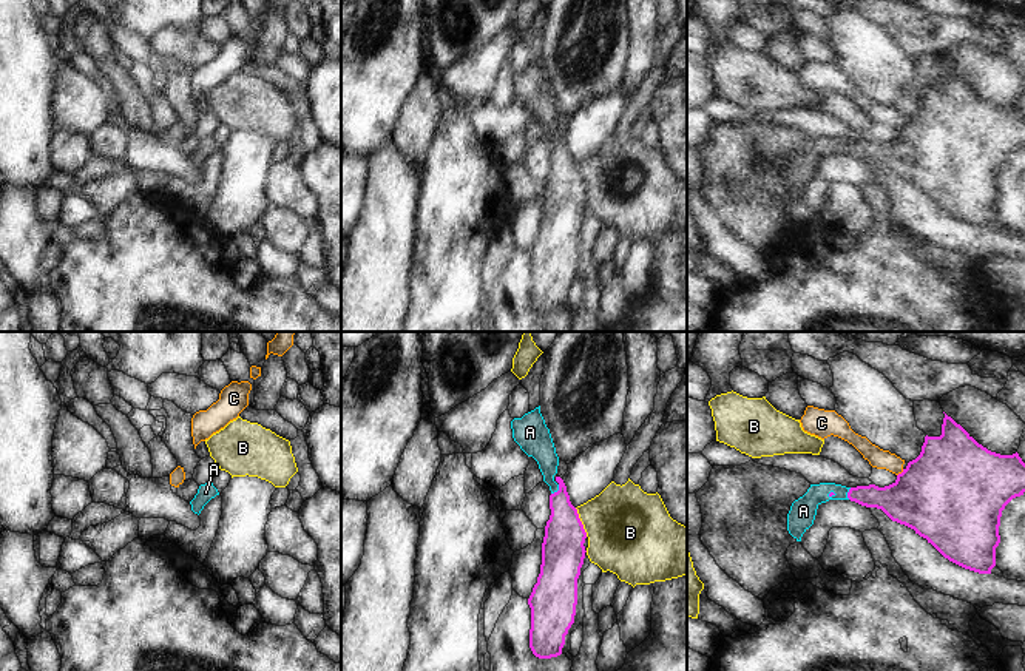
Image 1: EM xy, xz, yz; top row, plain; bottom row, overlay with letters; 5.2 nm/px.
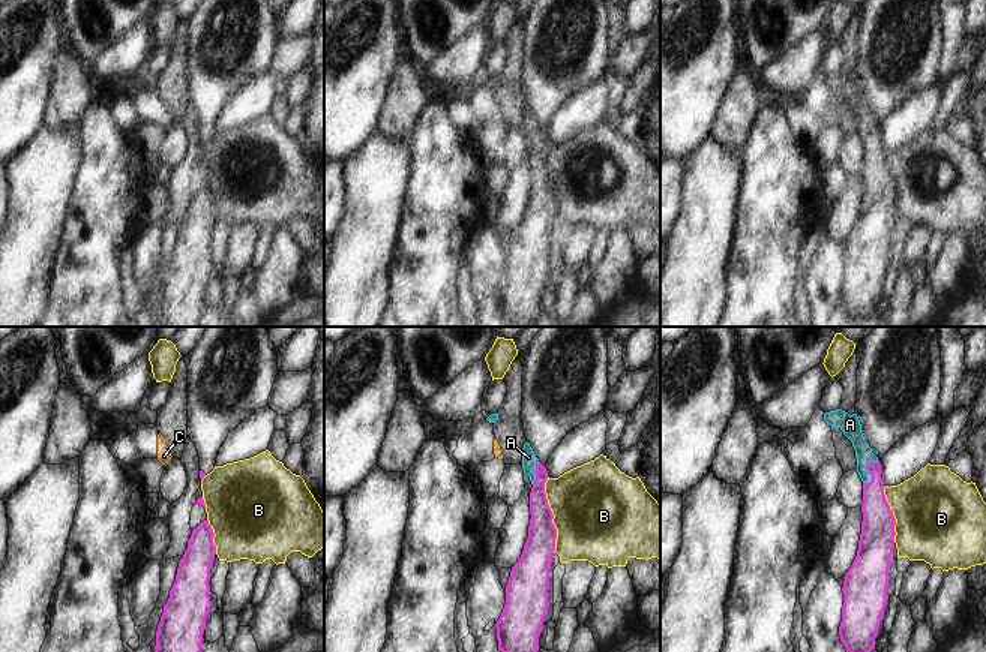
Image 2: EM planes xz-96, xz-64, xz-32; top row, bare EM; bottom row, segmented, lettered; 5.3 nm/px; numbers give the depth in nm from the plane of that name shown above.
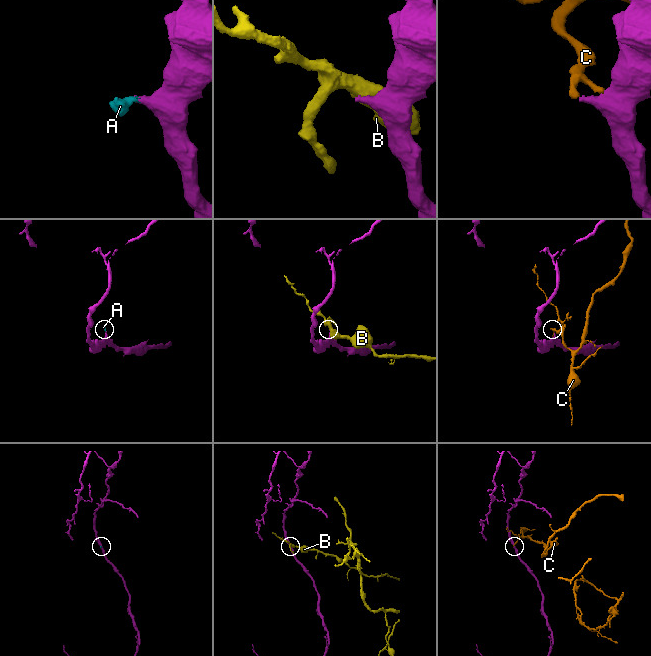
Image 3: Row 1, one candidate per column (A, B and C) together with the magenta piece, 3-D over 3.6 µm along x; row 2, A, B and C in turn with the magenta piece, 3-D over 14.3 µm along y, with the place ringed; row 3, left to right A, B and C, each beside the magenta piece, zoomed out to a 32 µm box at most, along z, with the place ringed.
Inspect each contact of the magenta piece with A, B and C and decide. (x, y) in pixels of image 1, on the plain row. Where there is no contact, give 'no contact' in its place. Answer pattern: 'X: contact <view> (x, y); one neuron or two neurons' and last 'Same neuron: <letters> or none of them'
A: contact xz (558, 145); one neuron
B: contact xz (581, 176); two neurons
C: contact yz (902, 127); two neurons
Same neuron: A

